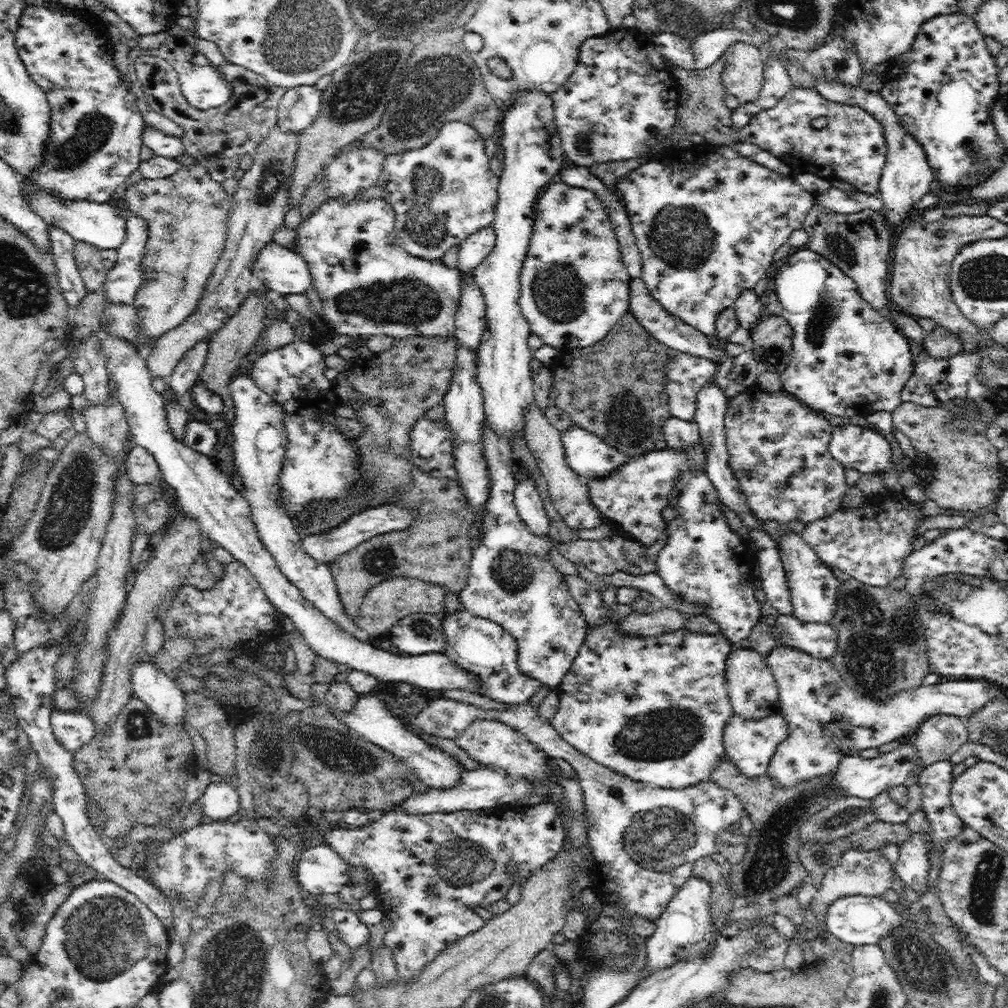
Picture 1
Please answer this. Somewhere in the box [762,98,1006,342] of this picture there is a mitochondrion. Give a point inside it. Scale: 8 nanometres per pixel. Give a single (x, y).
(973, 148)

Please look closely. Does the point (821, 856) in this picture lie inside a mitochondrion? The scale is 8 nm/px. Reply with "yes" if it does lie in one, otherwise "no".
yes

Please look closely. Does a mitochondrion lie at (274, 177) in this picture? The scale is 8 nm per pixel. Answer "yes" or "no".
yes

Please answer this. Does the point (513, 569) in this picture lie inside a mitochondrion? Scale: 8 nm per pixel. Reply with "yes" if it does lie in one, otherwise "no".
yes

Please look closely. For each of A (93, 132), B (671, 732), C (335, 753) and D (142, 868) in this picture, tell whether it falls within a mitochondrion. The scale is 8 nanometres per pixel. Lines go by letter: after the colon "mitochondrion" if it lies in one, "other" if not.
A: mitochondrion
B: mitochondrion
C: mitochondrion
D: other

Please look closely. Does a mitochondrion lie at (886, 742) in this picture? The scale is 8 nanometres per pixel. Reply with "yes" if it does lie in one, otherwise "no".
no

